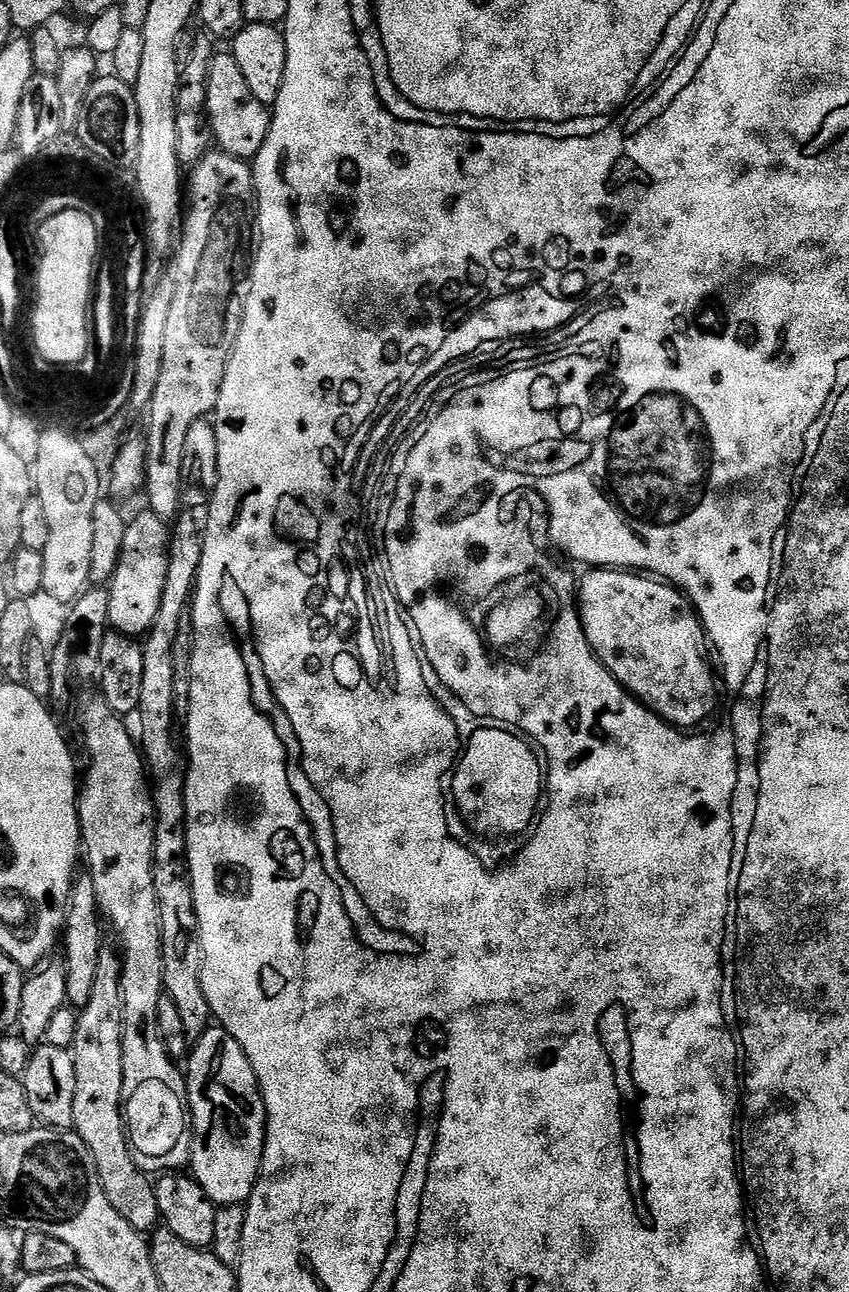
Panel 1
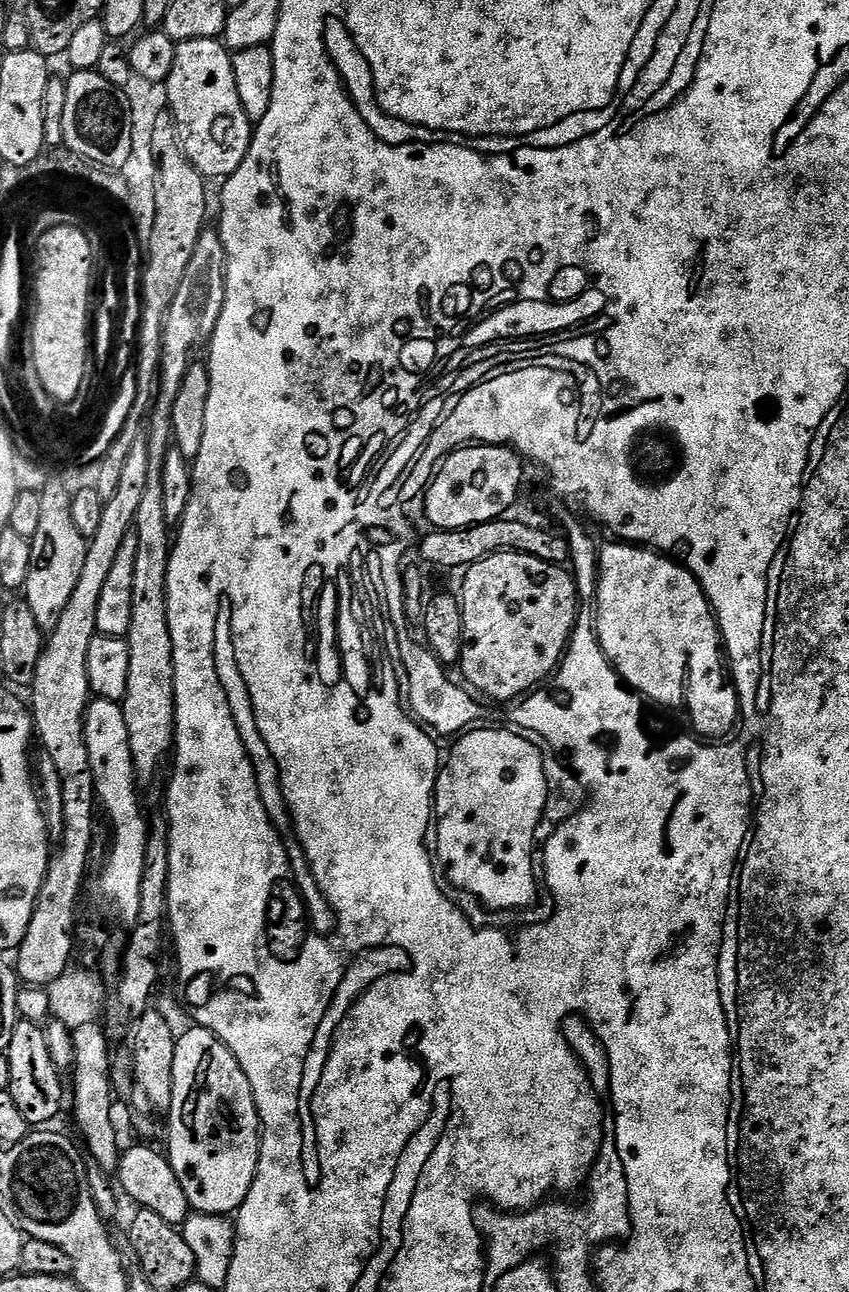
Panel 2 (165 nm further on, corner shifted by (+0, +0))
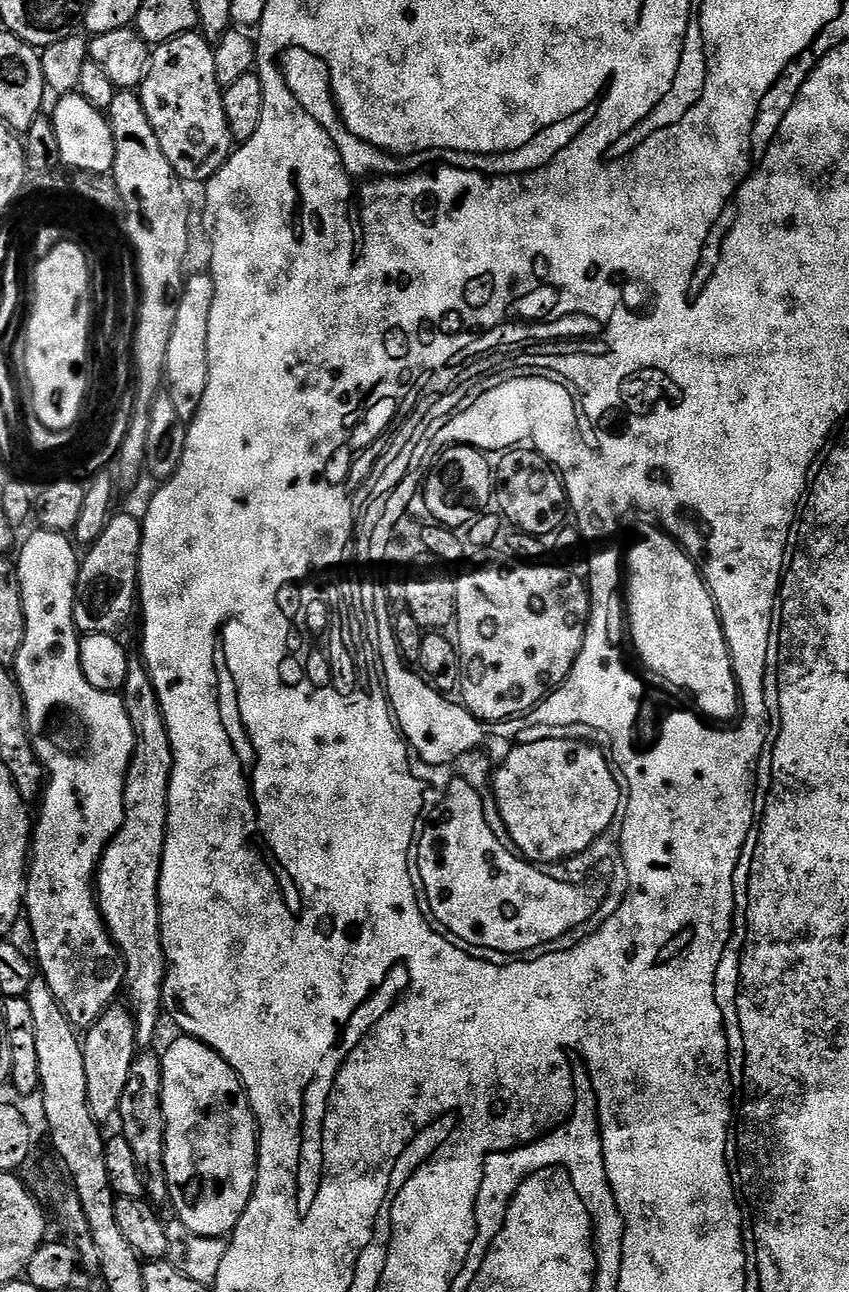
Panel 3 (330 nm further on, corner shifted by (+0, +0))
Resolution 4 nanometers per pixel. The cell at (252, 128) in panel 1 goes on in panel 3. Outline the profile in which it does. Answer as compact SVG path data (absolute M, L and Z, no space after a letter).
M199 31L182 34L168 44L155 45L148 72L139 84L138 95L146 110L146 118L150 118L150 126L154 126L154 134L158 134L158 146L162 146L162 154L166 154L170 166L174 166L181 181L193 180L194 183L203 185L211 180L234 151L230 126L226 122L224 94L215 78L213 45Z

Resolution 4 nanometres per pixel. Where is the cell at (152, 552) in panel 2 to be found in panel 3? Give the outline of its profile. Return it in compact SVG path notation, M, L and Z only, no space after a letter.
M132 658L128 662L128 673L126 682L122 689L126 714L130 714L130 722L134 726L136 735L136 752L132 755L132 761L126 774L126 786L124 787L124 821L122 826L116 831L112 841L104 847L104 853L100 855L100 867L96 869L96 878L94 881L94 891L96 894L96 907L100 909L100 916L104 920L104 926L108 929L108 935L112 938L112 943L116 946L116 951L120 953L121 961L124 965L124 982L123 987L128 992L127 1007L133 1016L136 1017L136 1042L140 1046L148 1046L156 1036L156 1027L160 1024L160 1012L162 1016L162 1001L164 999L164 973L166 971L166 961L164 958L164 947L160 937L160 867L164 861L164 843L168 837L168 791L170 790L170 778L172 777L172 747L170 738L166 730L164 715L160 709L160 703L156 701L156 692L152 689L152 681L148 679L148 669L144 667L139 659Z

